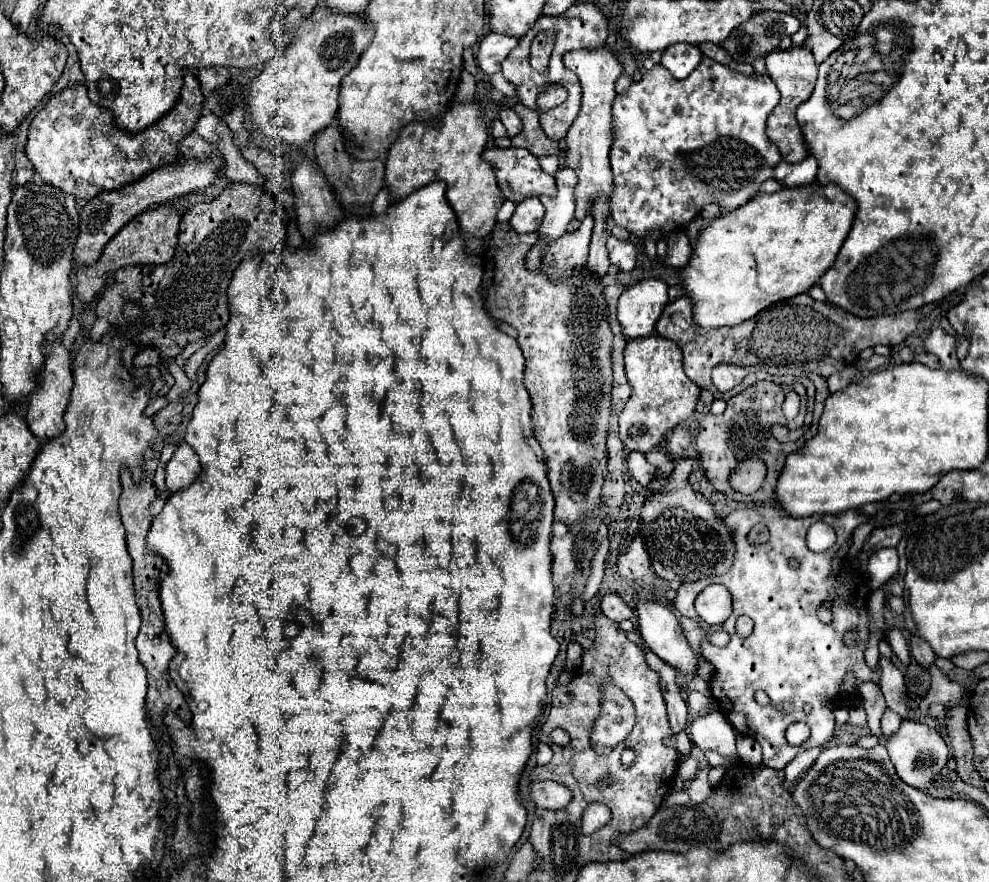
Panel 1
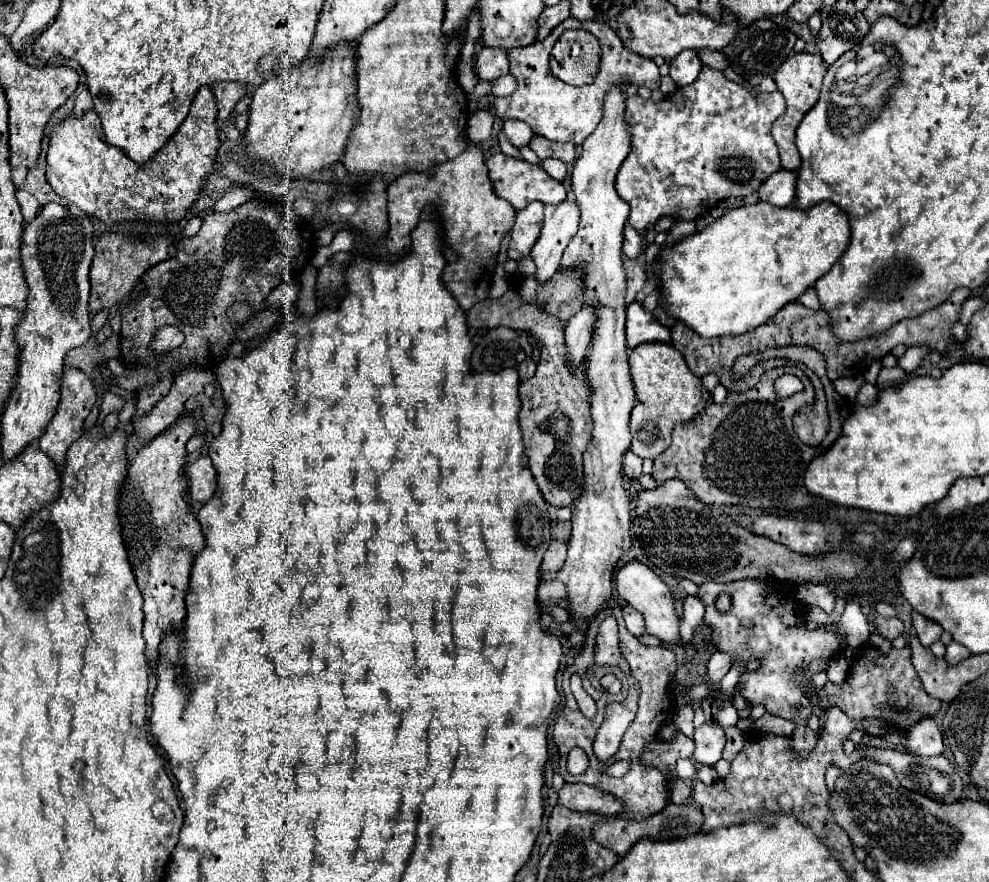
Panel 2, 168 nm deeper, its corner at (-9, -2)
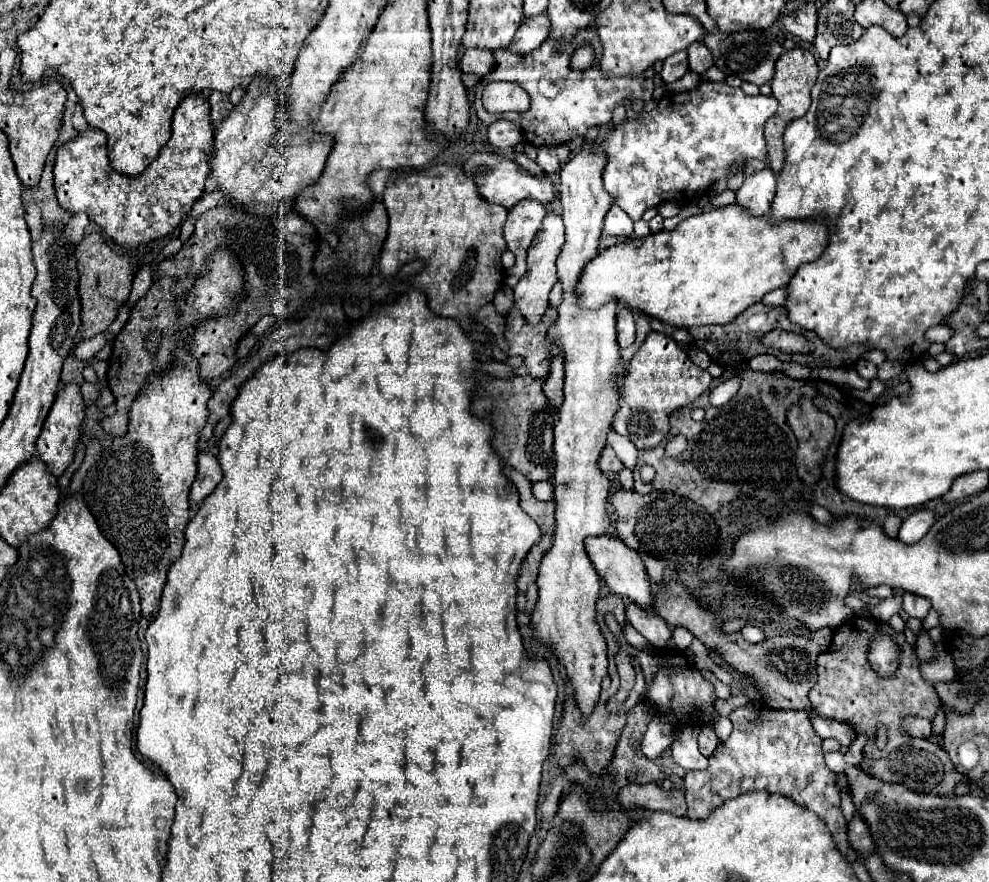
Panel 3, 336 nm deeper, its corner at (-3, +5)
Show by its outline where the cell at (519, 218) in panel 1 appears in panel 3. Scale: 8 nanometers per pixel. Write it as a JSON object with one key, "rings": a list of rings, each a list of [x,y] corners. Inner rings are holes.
{"rings":[[[521,200],[517,206],[509,210],[509,216],[505,222],[505,242],[507,242],[507,248],[517,258],[515,266],[509,270],[505,280],[505,284],[511,288],[517,286],[517,282],[523,278],[527,270],[527,262],[525,262],[527,248],[533,236],[537,234],[537,230],[541,228],[543,216],[545,216],[545,206],[537,200]]]}

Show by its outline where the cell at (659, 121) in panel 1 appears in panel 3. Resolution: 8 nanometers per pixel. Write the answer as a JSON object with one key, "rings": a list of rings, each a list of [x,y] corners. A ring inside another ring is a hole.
{"rings":[[[701,80],[695,90],[665,94],[651,112],[611,126],[605,140],[597,144],[607,154],[605,190],[633,220],[641,220],[647,208],[661,202],[693,204],[699,192],[741,172],[747,160],[767,160],[763,124],[775,110],[773,96],[747,96],[727,82]]]}

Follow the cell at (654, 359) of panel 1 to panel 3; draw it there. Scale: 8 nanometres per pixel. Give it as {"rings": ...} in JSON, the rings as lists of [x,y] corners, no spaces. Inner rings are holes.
{"rings":[[[649,332],[629,362],[629,374],[623,382],[623,402],[615,414],[613,430],[621,436],[629,436],[639,450],[655,448],[669,434],[669,414],[689,406],[707,392],[709,386],[709,372],[695,366],[671,336]]]}

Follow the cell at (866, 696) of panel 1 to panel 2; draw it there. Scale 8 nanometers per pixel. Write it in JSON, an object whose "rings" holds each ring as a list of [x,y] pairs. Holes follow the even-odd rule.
{"rings":[[[923,719],[915,727],[901,731],[901,745],[905,751],[923,757],[941,755],[945,751],[943,735],[933,719]]]}

